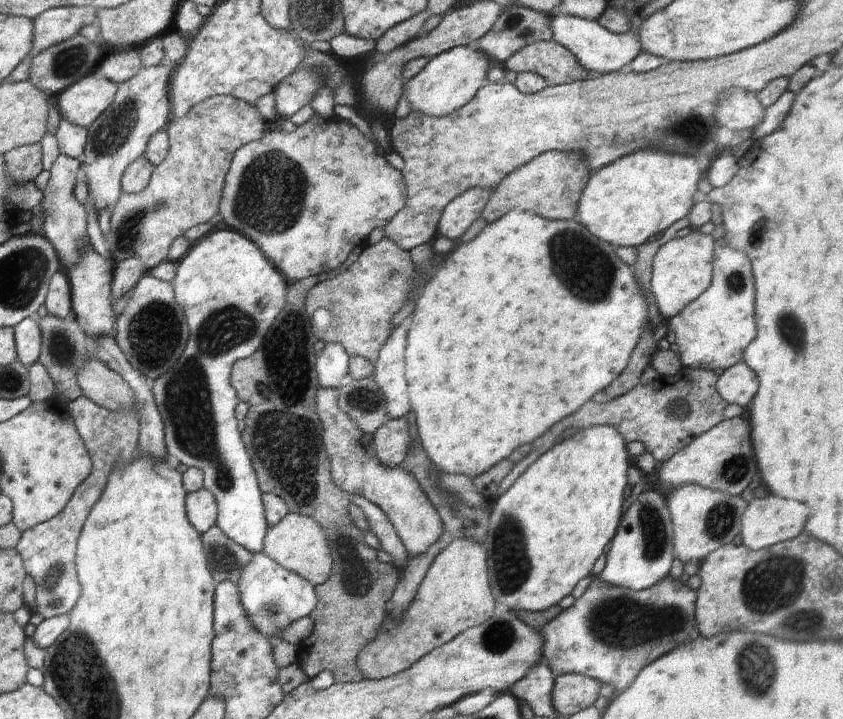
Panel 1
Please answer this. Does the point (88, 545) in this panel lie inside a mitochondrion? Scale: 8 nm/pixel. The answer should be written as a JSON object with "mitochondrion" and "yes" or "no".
{"mitochondrion":"no"}

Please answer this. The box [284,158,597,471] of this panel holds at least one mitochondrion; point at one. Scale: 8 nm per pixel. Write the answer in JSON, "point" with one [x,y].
{"point":[366,399]}

